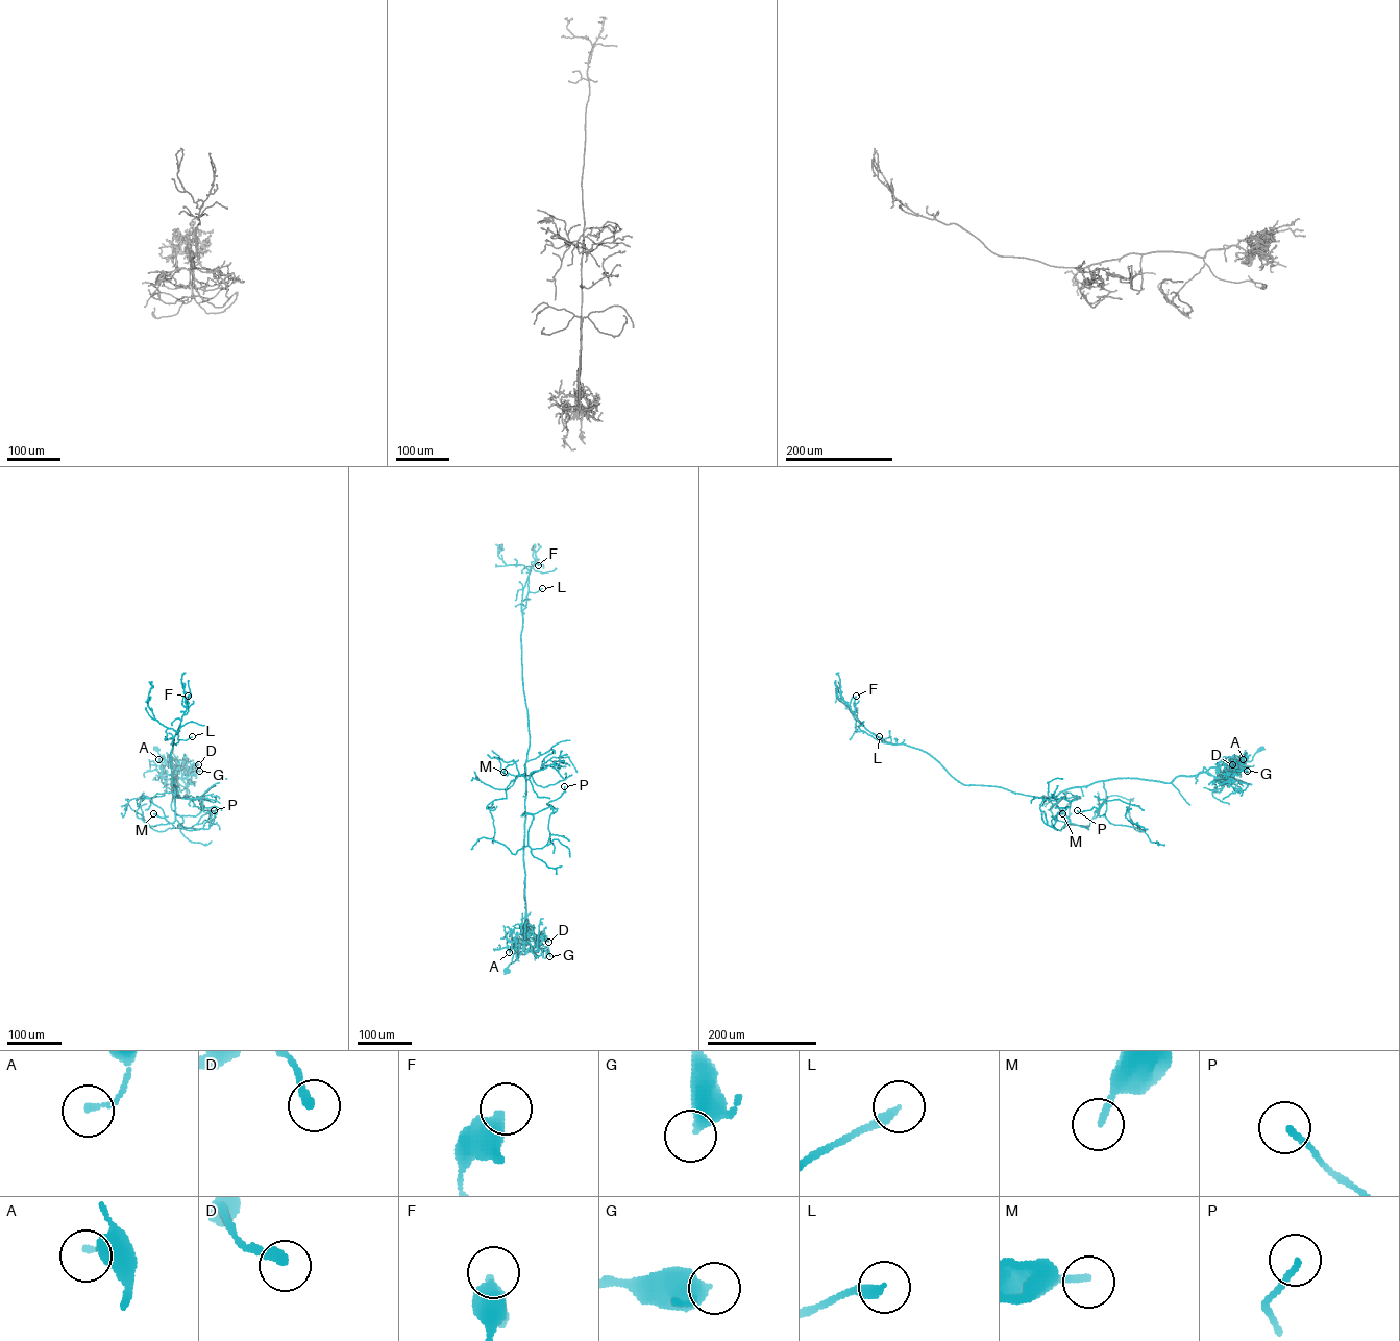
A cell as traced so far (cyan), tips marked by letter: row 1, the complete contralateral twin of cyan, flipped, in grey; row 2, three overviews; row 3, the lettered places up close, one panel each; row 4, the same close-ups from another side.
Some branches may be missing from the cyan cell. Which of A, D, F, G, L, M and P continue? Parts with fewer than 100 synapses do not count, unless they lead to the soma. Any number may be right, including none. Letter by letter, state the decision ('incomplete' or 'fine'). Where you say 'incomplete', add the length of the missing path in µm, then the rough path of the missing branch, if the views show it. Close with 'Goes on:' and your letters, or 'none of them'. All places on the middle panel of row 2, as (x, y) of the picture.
A: fine
D: fine
F: fine
G: fine
L: fine
M: fine
P: fine
Goes on: none of them

